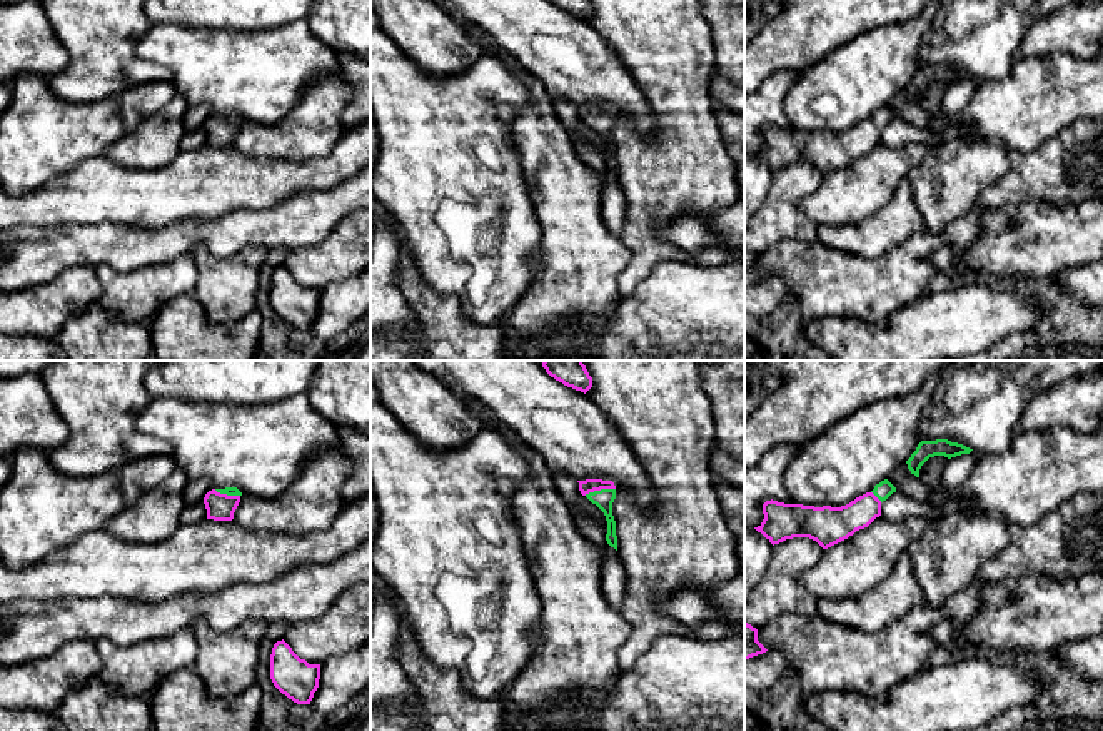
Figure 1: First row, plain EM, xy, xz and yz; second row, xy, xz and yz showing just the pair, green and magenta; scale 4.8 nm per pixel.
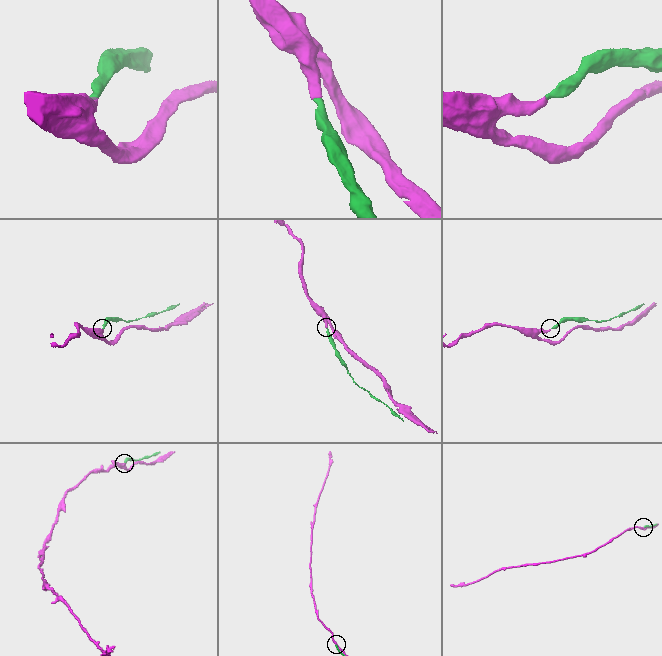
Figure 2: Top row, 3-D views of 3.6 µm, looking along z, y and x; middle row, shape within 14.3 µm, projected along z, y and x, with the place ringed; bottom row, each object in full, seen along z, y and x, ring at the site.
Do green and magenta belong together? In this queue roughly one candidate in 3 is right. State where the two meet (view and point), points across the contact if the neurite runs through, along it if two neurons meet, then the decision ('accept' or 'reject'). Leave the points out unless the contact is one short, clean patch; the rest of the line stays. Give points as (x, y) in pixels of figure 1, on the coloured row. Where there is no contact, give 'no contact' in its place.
meets green in xz at (601, 489); runs through xz (604, 498), (601, 489), (586, 486); accept

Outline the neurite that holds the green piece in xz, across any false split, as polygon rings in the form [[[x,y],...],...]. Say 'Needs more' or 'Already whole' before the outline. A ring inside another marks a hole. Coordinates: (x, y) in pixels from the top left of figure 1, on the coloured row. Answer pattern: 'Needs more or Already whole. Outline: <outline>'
Needs more. Outline: [[[586,479],[577,482],[581,494],[586,496],[592,504],[596,504],[604,512],[607,521],[606,541],[611,547],[617,551],[616,521],[612,516],[612,502],[616,499],[614,482],[602,479]]]

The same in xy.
Needs more. Outline: [[[237,487],[212,489],[205,494],[204,504],[207,519],[232,521],[242,492]]]

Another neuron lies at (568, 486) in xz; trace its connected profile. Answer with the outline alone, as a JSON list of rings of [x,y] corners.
[[[559,474],[554,476],[554,484],[557,492],[562,496],[562,499],[572,511],[579,531],[589,541],[602,547],[606,544],[606,534],[602,531],[602,526],[592,516],[582,514],[579,511],[579,499],[582,497],[582,494],[579,491],[577,479],[574,479],[572,476]]]

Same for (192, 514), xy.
[[[204,501],[194,506],[185,506],[180,514],[180,524],[199,524],[207,519],[207,509]]]

